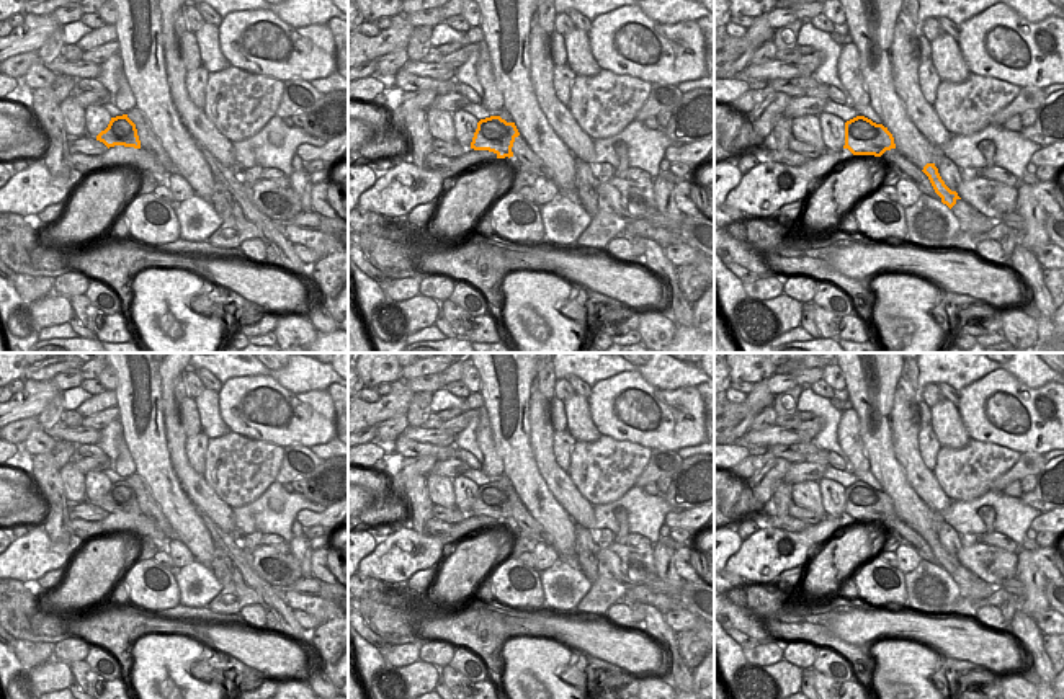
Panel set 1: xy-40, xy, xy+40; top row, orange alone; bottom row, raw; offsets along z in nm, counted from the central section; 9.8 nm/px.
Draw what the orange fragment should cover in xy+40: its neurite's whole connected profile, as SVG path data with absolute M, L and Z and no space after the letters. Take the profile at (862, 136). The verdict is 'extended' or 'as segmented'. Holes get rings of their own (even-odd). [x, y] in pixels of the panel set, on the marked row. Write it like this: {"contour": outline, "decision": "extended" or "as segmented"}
{"contour": "M865 116L845 122L845 145L853 155L881 157L886 150L896 149L894 137L883 124Z", "decision": "as segmented"}

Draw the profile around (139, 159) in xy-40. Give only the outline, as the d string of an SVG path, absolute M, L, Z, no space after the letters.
M114 145L110 147L103 155L103 165L105 167L116 167L116 165L129 165L139 170L141 173L165 173L167 170L142 147L124 147L124 145Z

